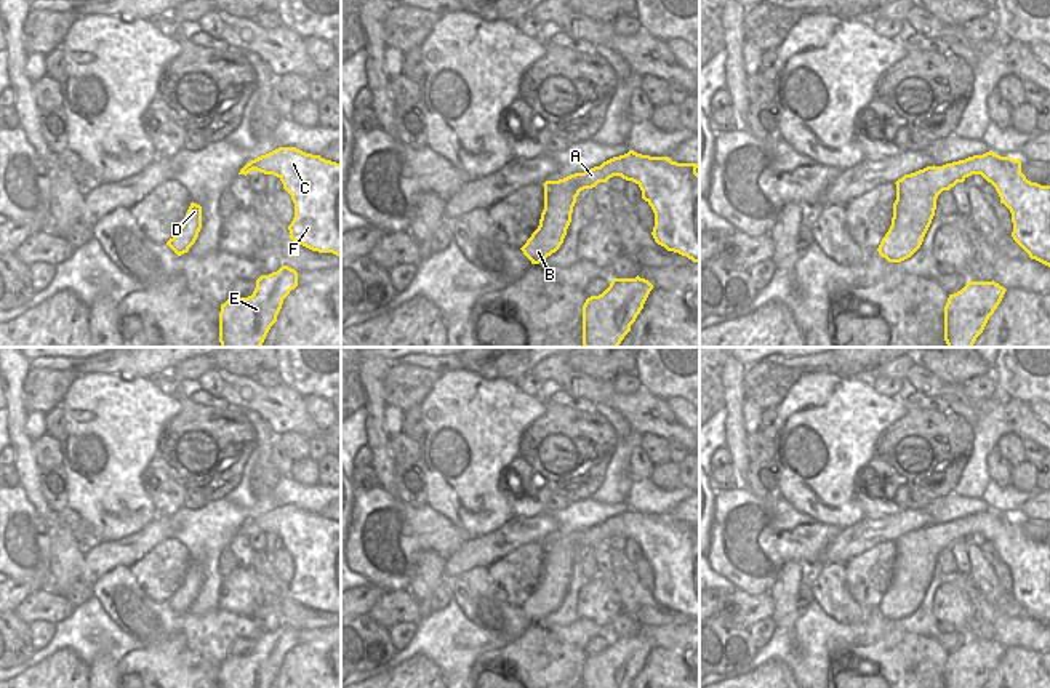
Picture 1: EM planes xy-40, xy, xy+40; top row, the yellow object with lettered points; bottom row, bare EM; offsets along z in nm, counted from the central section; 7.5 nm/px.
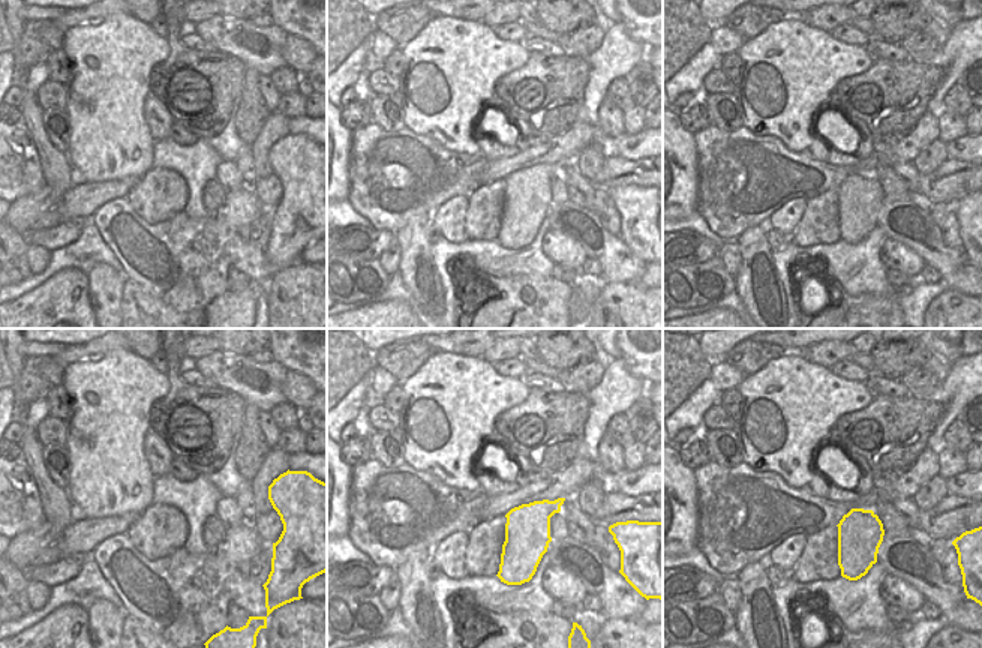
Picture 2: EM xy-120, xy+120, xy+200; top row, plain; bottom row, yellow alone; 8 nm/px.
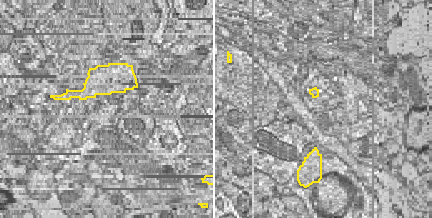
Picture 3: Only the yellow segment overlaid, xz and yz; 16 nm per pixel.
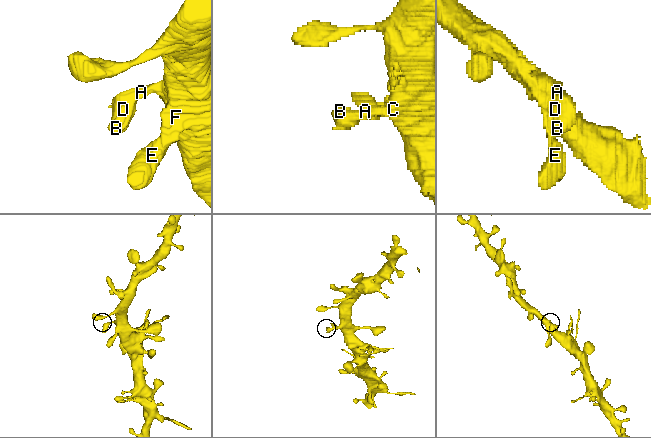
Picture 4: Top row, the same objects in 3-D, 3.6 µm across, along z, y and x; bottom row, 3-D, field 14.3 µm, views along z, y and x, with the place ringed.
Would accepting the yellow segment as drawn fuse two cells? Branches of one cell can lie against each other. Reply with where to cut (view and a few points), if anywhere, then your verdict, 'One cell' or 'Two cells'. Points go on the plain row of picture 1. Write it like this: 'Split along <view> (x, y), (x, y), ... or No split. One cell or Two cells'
No split. One cell.

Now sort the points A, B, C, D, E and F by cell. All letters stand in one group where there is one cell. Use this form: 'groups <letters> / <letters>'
groups A B C D E F

